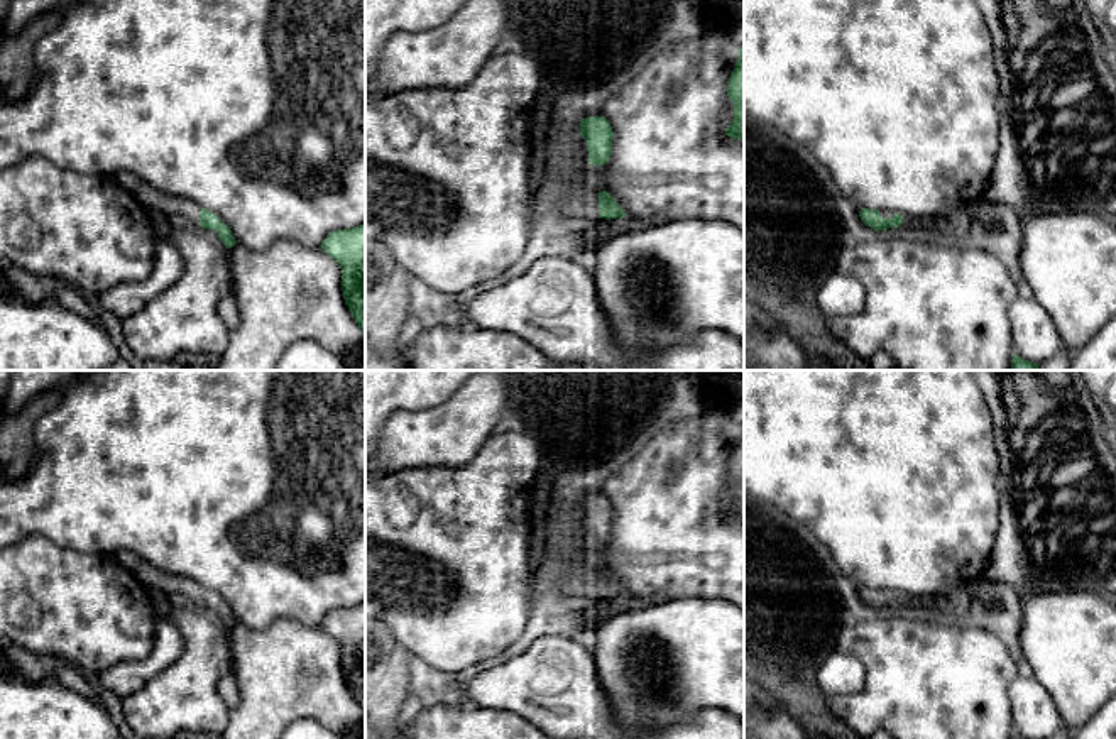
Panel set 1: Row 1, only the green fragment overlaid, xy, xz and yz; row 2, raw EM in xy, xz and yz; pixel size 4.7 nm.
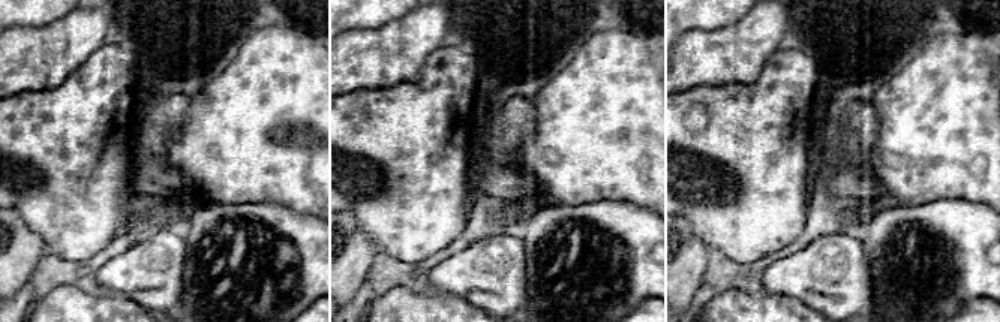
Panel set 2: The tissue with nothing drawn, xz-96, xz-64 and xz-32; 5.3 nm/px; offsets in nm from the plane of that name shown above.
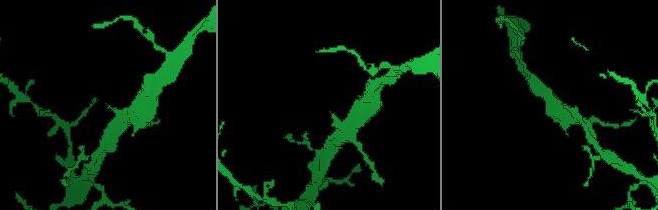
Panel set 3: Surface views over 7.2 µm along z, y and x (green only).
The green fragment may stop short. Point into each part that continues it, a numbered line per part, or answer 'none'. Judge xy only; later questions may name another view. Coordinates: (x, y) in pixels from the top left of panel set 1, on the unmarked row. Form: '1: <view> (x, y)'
1: xy (149, 575)

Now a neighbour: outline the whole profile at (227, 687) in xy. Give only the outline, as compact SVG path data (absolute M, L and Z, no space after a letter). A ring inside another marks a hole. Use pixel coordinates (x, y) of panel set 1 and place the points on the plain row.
M232 671L222 675L216 688L225 702L227 710L232 710L238 705L240 695L238 695L238 687Z

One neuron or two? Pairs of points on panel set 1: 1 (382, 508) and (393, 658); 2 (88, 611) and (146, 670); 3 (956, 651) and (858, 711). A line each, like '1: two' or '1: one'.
1: two
2: two
3: one

